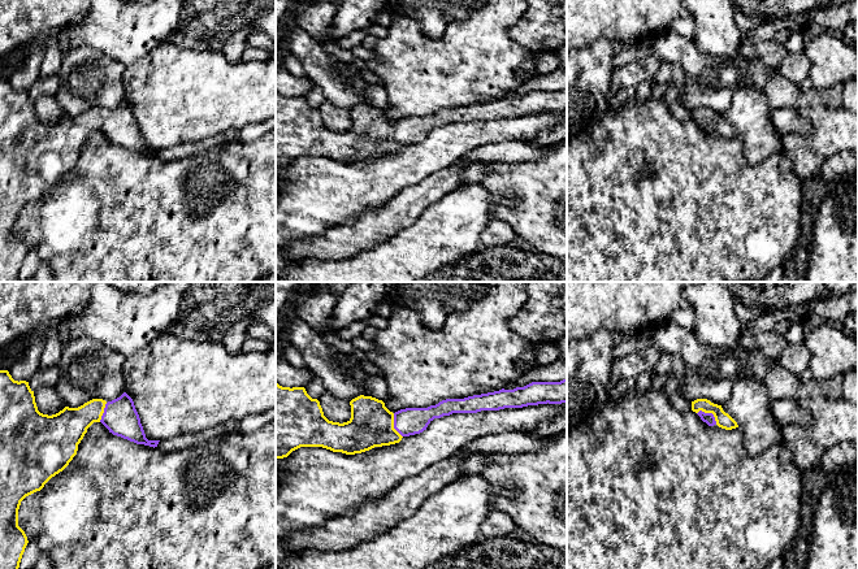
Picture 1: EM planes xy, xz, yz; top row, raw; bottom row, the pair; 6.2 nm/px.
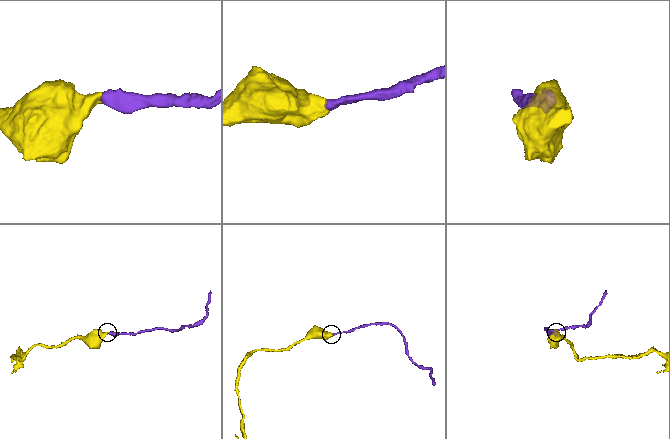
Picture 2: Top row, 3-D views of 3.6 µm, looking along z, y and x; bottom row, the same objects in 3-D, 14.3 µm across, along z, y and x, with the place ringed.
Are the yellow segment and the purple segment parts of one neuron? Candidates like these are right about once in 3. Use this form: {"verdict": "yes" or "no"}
{"verdict": "yes"}

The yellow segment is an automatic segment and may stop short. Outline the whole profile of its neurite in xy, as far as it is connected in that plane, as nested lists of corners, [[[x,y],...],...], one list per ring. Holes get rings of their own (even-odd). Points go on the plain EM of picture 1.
[[[0,79],[0,282],[18,282],[29,252],[25,240],[18,235],[21,210],[40,200],[52,186],[69,174],[94,131],[101,131],[113,144],[136,153],[155,157],[160,151],[146,147],[134,110],[126,101],[108,112],[92,108],[78,117],[65,116],[48,125],[38,120],[29,91],[14,90],[8,79]]]

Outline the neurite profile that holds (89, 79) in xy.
[[[91,47],[69,49],[62,55],[55,97],[69,117],[78,117],[92,108],[112,110],[125,101],[125,71],[125,64]]]

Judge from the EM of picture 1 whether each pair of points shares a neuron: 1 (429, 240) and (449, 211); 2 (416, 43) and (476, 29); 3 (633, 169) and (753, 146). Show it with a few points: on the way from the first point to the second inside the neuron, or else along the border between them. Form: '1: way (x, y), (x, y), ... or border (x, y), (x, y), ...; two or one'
1: way (437, 233), (449, 218); one
2: way (430, 47), (458, 47), (462, 43); one
3: border (739, 135), (741, 153), (749, 163), (772, 155); two

